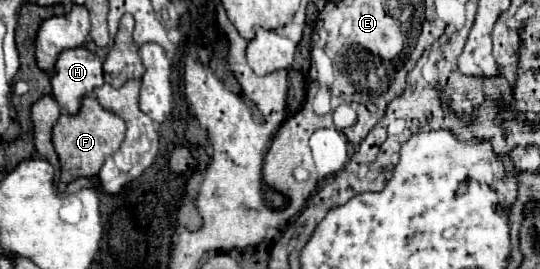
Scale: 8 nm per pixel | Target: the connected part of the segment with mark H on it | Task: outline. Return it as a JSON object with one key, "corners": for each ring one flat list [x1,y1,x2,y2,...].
{"corners":[[62,50,56,60,56,72,50,80,52,96,68,114,76,114,82,98,104,84,102,74,102,60,90,50]]}

